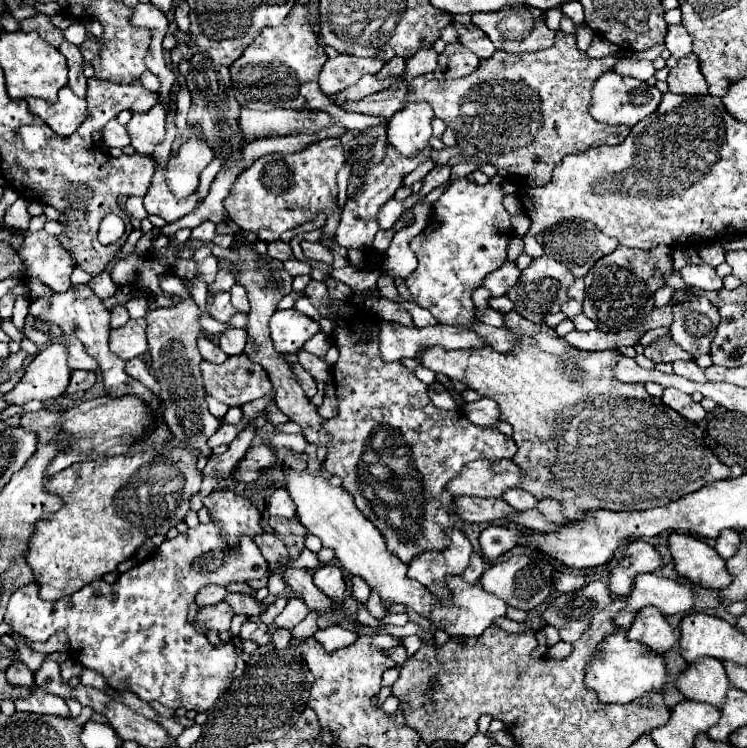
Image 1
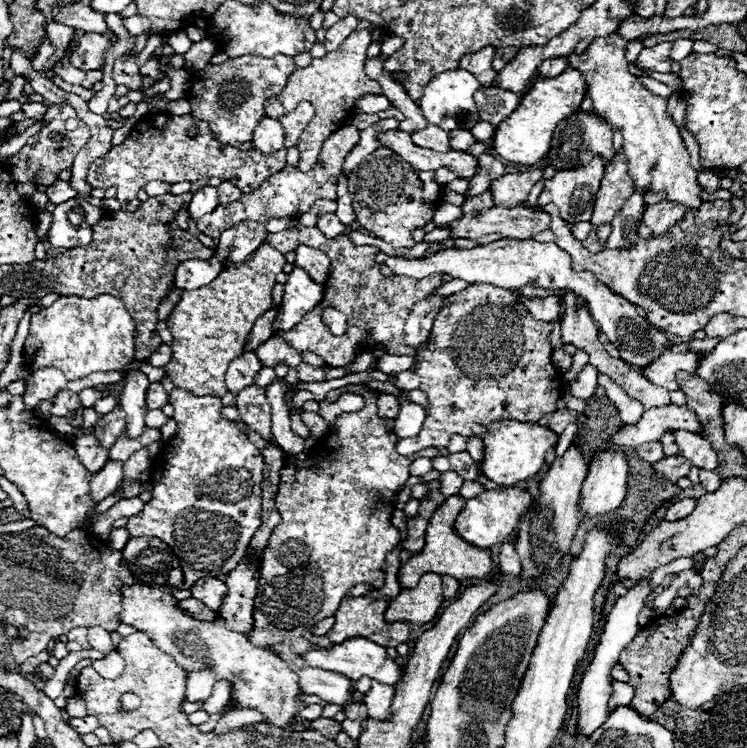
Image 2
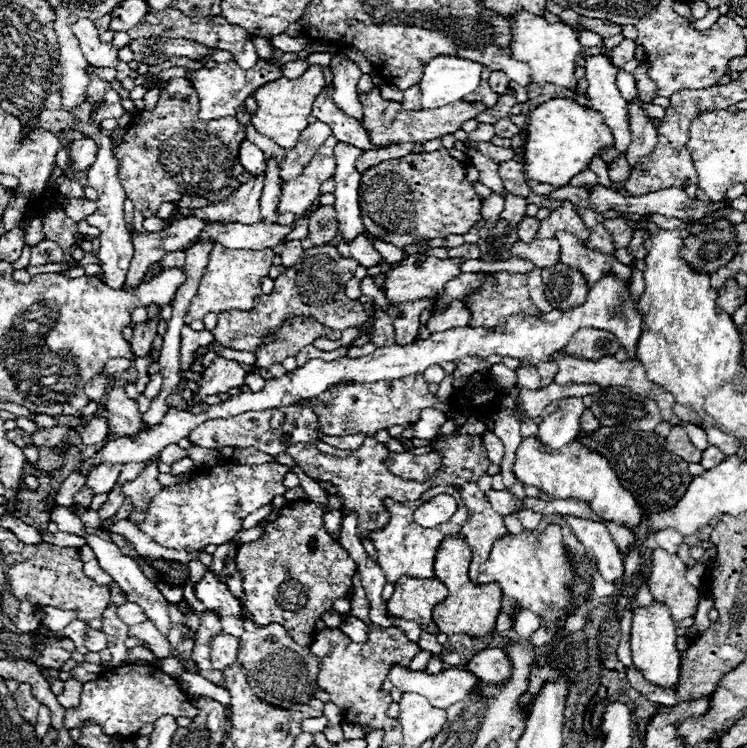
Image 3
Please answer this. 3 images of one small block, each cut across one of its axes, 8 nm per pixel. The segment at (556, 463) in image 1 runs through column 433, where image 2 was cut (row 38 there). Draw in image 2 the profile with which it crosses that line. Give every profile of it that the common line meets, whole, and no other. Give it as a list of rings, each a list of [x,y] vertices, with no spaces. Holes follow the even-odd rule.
[[[356,30],[352,32],[334,52],[328,52],[322,58],[314,58],[308,68],[296,68],[292,76],[288,78],[288,86],[276,96],[276,100],[290,112],[296,108],[298,102],[308,100],[314,106],[314,118],[306,126],[304,134],[300,136],[298,150],[300,150],[300,162],[298,168],[302,172],[312,170],[312,166],[318,162],[318,154],[322,148],[322,142],[336,132],[344,122],[352,116],[354,112],[354,102],[364,96],[364,94],[380,94],[380,84],[370,80],[364,72],[364,58],[366,58],[366,48],[370,46],[372,38],[368,30]]]

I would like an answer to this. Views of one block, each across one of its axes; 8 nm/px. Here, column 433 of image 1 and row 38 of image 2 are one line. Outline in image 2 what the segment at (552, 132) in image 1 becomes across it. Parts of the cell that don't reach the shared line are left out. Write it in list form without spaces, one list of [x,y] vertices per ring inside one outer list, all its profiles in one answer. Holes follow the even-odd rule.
[[[84,34],[78,42],[76,52],[70,62],[78,70],[98,70],[104,64],[104,48],[112,46],[110,38],[104,34]]]

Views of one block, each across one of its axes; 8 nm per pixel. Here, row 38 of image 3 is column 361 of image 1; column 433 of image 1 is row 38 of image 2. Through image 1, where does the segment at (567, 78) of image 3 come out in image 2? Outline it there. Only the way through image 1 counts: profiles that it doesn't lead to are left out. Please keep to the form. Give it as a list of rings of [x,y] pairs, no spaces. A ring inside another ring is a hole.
[[[610,34],[610,36],[604,36],[604,38],[594,38],[592,44],[580,56],[570,54],[568,64],[572,68],[580,70],[580,74],[586,78],[588,96],[592,98],[592,112],[596,112],[600,118],[604,118],[604,122],[608,122],[612,126],[612,130],[618,130],[624,136],[624,154],[628,154],[632,178],[636,178],[636,192],[642,192],[642,194],[644,192],[664,192],[664,200],[682,204],[690,210],[692,208],[698,210],[700,204],[702,204],[700,194],[704,190],[698,184],[696,170],[690,166],[690,154],[688,154],[688,150],[686,150],[686,146],[680,138],[680,132],[678,132],[676,124],[666,114],[666,98],[654,96],[644,86],[634,86],[638,78],[628,72],[626,58],[624,58],[626,42],[628,40],[620,38],[618,34]]]

